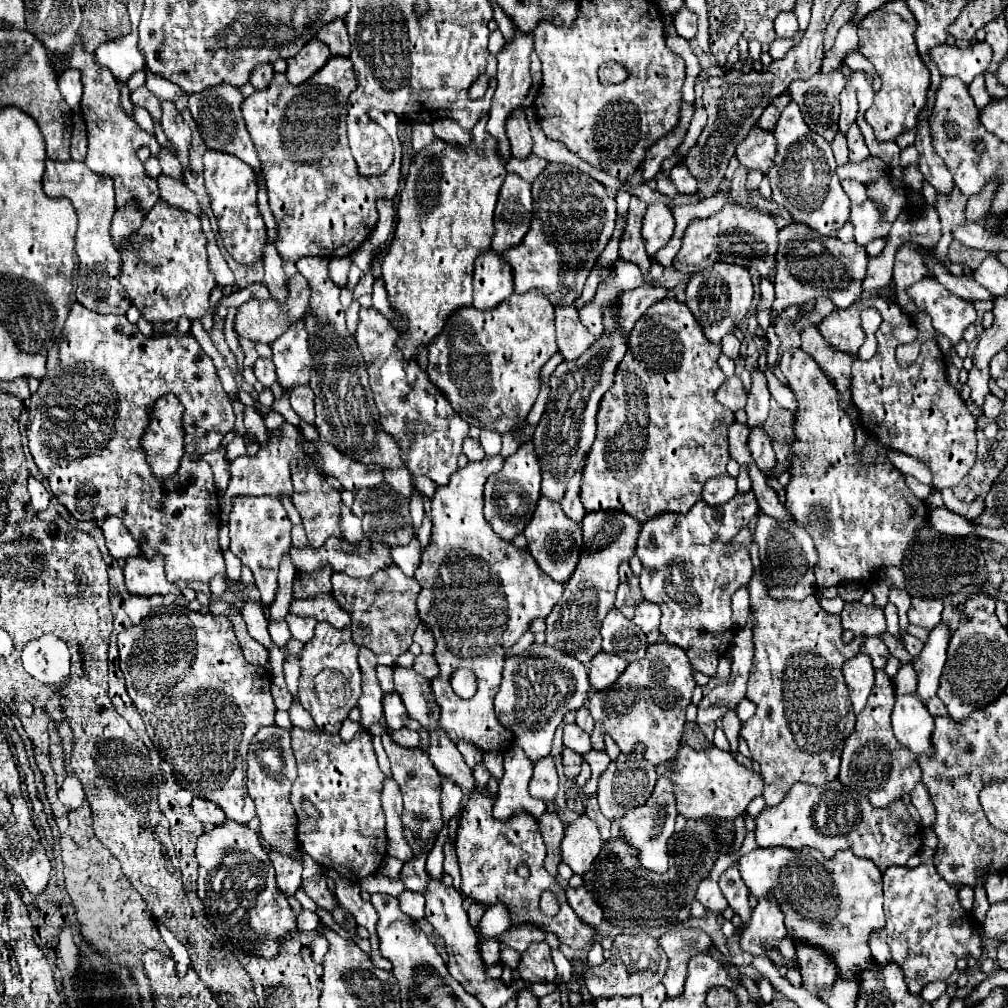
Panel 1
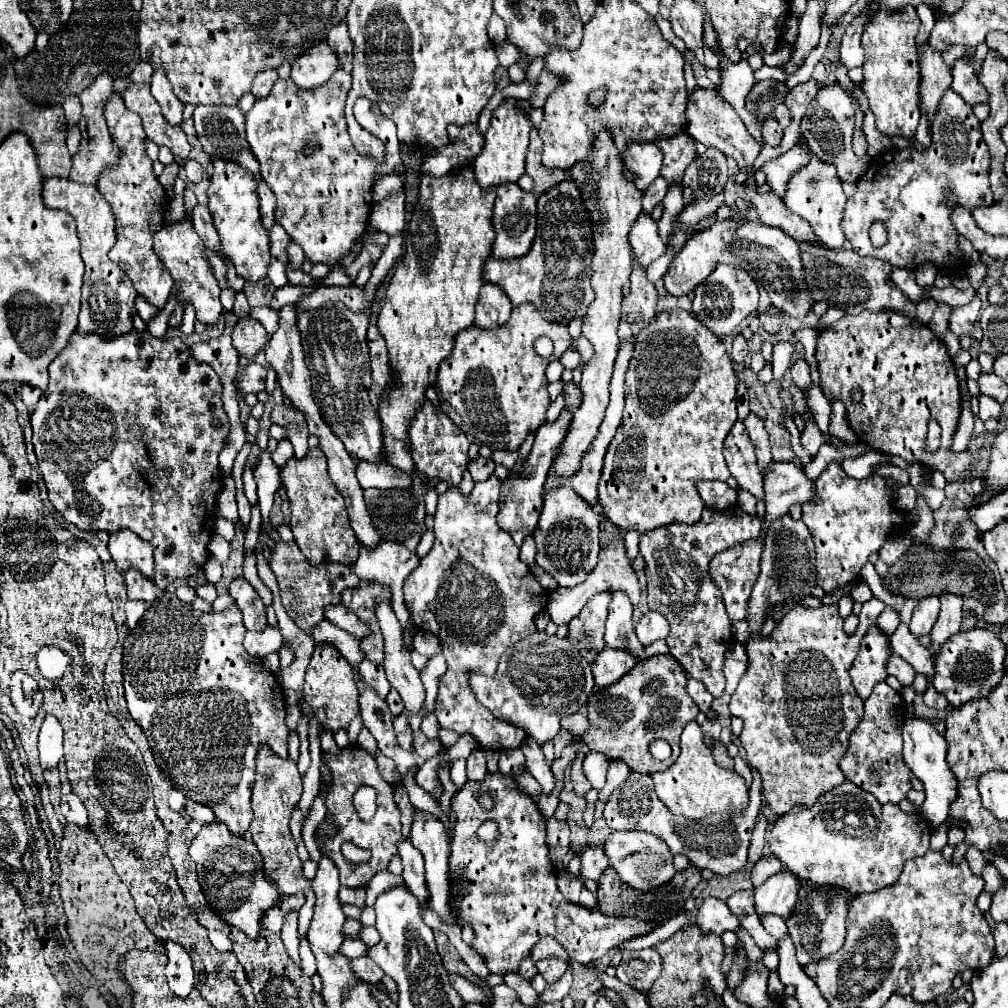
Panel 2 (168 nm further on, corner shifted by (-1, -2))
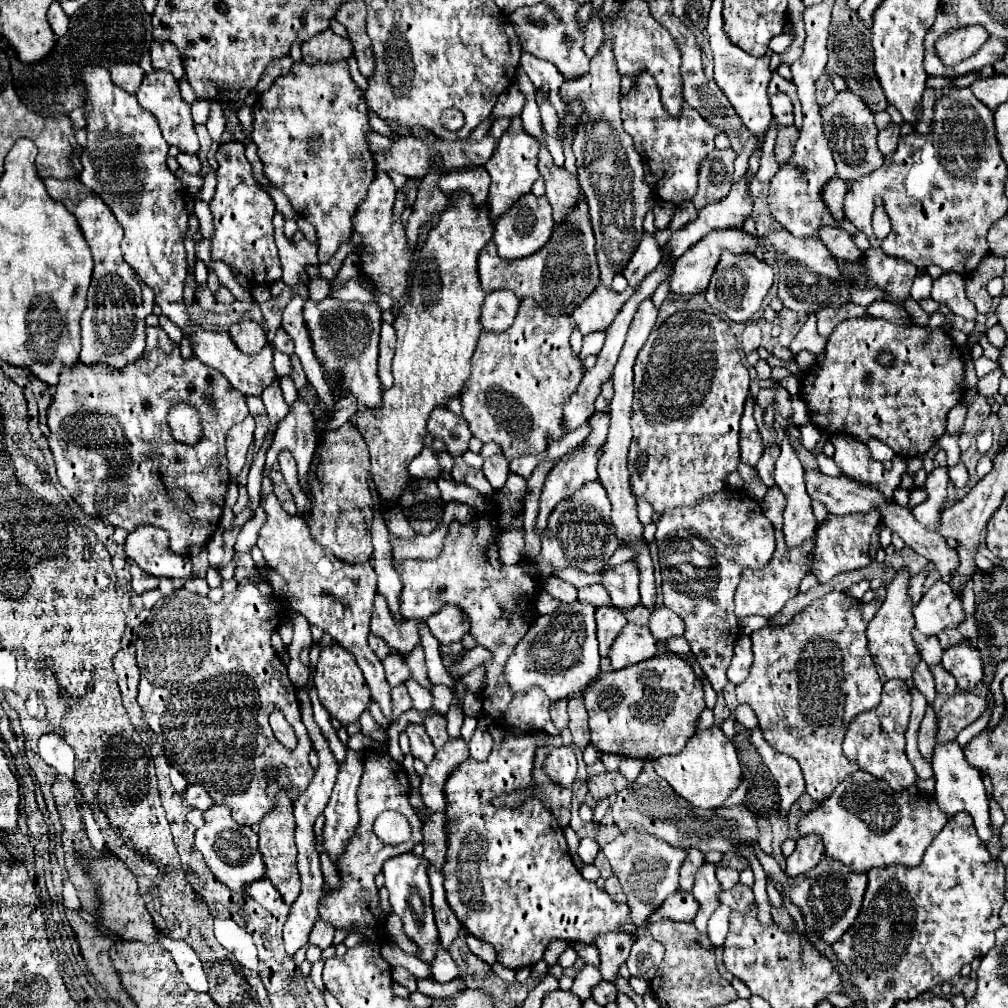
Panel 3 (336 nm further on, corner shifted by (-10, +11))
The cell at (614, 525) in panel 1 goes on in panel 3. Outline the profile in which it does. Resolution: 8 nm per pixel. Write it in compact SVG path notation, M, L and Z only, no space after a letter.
M598 606L596 608L596 630L598 630L598 642L600 642L600 654L606 656L612 642L620 634L620 630L626 626L626 616L614 608L614 606Z

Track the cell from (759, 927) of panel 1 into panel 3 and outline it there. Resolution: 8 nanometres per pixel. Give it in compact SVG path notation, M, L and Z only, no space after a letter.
M814 836L798 840L796 850L786 858L786 876L796 878L800 874L810 872L822 858L824 858L822 844Z

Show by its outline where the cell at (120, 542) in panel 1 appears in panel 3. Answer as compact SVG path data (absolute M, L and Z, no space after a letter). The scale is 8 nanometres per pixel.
M138 526L128 534L124 552L144 572L166 578L190 578L192 562L168 548L168 534L156 526Z

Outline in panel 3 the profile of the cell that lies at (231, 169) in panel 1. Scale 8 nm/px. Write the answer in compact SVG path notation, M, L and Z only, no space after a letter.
M240 142L220 144L216 150L216 194L210 202L214 216L214 236L212 236L212 258L222 260L228 266L240 270L252 284L274 284L280 280L280 262L272 236L272 216L274 200L270 194L254 180L252 166L246 160L246 148Z

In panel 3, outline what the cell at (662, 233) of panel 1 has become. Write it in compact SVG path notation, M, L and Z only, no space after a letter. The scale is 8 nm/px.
M644 232L642 242L638 246L638 250L634 252L634 256L630 258L628 266L624 268L624 276L628 278L630 286L636 286L644 280L646 274L650 274L662 260L662 252L660 252L660 244L656 242L654 234Z

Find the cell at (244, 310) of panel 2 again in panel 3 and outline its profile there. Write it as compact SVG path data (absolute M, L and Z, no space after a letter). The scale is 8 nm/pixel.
M282 327L277 331L272 346L275 350L287 355L294 354L294 343Z

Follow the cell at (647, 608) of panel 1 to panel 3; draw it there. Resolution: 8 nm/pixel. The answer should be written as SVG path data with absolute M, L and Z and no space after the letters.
M660 606L660 608L652 610L648 628L650 628L652 636L656 636L656 640L666 640L670 636L682 636L684 622L680 620L680 616L676 612L672 612L666 606Z

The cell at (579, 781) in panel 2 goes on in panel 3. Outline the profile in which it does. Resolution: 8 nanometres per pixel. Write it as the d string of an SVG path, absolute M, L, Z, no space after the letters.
M606 772L606 774L598 774L598 776L586 778L586 784L588 784L590 794L592 794L596 800L600 800L600 798L618 794L624 786L628 786L629 781L624 780L618 772Z

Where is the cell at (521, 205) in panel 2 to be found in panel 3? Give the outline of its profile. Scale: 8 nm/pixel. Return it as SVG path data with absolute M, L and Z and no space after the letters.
M524 194L520 196L510 208L508 212L504 212L498 220L496 220L496 232L494 232L494 242L498 246L498 254L502 258L522 258L522 256L530 256L534 252L538 252L548 238L552 236L552 228L554 228L554 218L552 218L552 206L548 204L546 196L534 196Z

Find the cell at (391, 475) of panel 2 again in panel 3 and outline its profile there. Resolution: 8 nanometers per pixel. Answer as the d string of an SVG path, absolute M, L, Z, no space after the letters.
M424 448L410 464L408 464L408 474L412 478L428 478L428 480L438 480L442 468L438 466L436 452L432 448Z

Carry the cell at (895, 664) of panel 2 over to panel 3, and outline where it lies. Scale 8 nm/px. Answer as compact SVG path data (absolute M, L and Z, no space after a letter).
M920 662L920 664L914 668L912 678L914 678L916 688L926 696L928 704L932 704L934 698L936 698L936 690L934 690L934 678L932 678L930 668L928 668L924 662Z

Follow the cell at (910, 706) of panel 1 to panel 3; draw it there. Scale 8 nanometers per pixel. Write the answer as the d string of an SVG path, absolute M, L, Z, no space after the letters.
M956 740L934 746L932 768L934 768L934 780L936 780L936 794L934 794L934 798L936 798L936 802L940 806L940 810L946 816L950 816L950 818L954 814L958 814L958 812L968 812L974 818L974 826L978 830L978 836L988 844L988 852L992 854L992 858L998 858L1002 846L1000 846L1000 836L992 834L992 830L990 830L988 798L986 798L982 774L966 762L964 752L962 752L962 748L958 746Z

